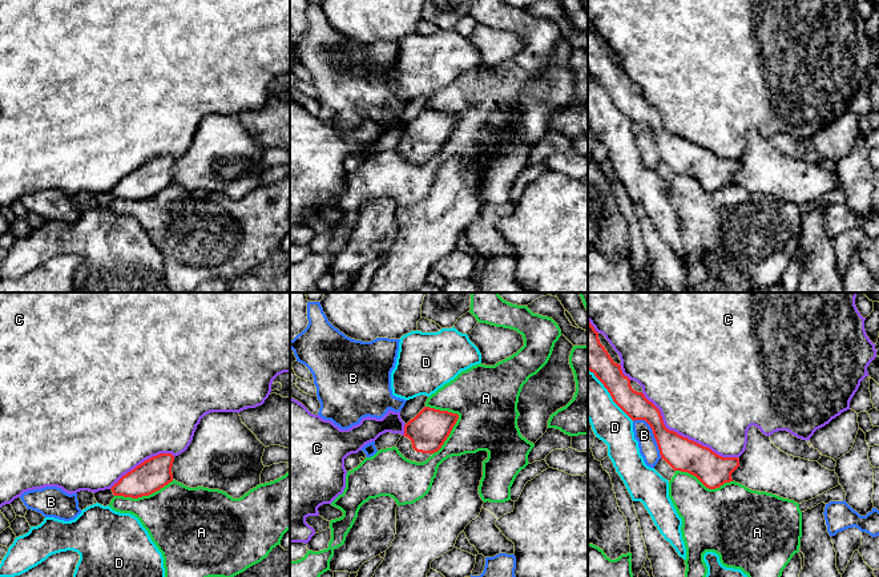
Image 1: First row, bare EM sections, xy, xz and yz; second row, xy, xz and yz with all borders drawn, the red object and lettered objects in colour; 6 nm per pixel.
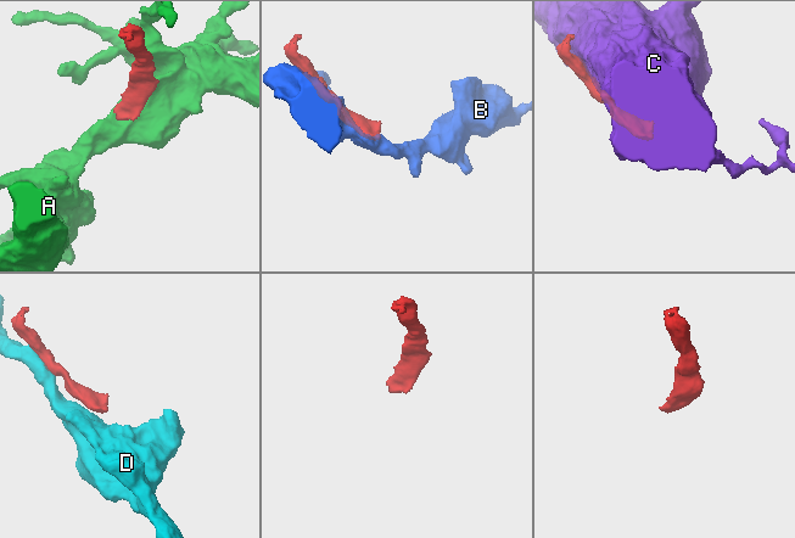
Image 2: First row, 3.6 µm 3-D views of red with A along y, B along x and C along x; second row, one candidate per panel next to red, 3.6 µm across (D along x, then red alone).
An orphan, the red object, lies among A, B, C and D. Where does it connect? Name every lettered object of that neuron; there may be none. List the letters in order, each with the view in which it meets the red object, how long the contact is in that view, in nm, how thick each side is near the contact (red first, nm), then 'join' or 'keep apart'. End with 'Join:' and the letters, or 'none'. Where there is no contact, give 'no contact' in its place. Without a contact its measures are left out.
A: xz | 300 nm | 240/380 nm | keep apart
B: yz | 280 nm | 200/110 nm | keep apart
C: yz | 700 nm | 200/500 nm | keep apart
D: yz | 420 nm | 160/240 nm | keep apart
Join: none

